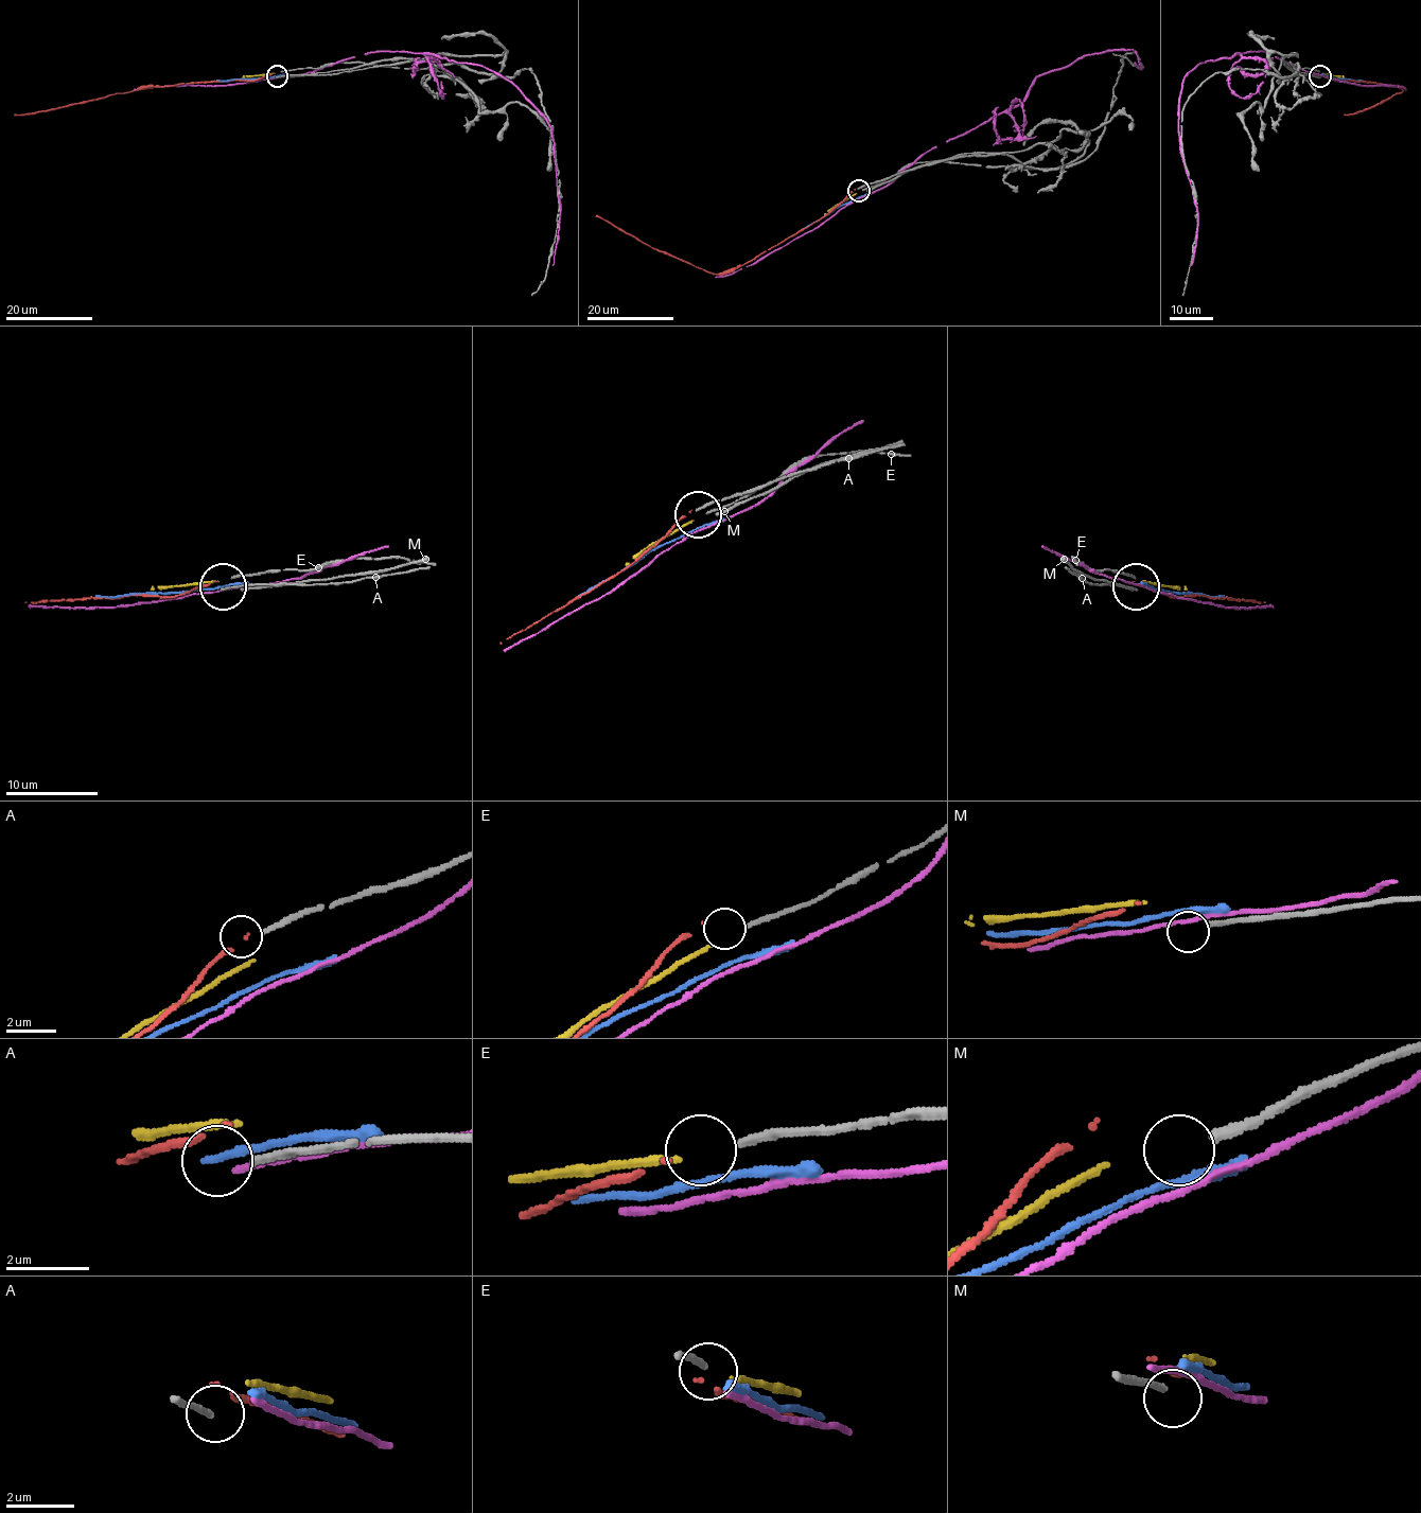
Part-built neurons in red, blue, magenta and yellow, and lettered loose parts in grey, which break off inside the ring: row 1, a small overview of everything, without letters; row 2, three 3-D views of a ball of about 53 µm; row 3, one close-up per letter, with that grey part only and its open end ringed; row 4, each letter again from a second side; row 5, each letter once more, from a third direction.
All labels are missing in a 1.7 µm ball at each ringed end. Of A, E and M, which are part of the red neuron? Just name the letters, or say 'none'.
none

